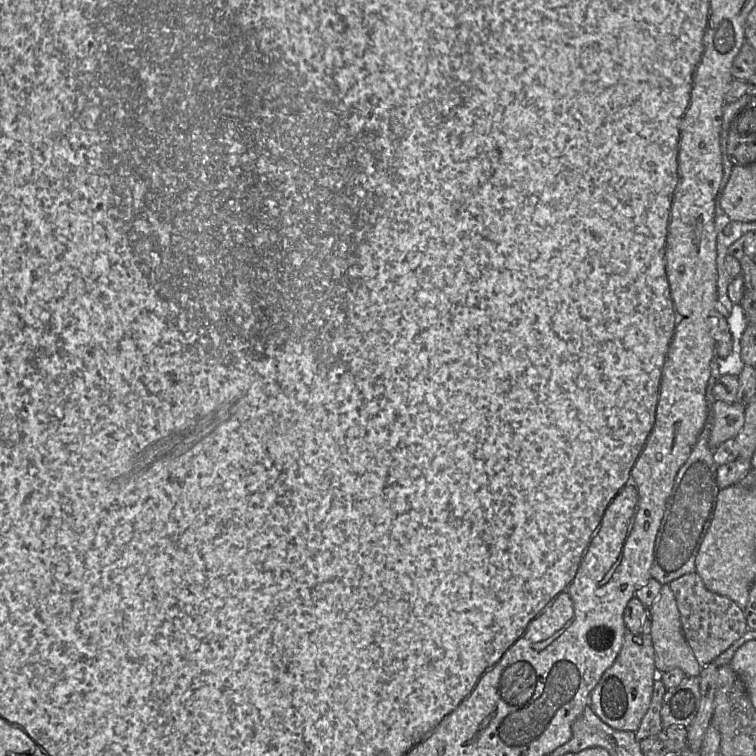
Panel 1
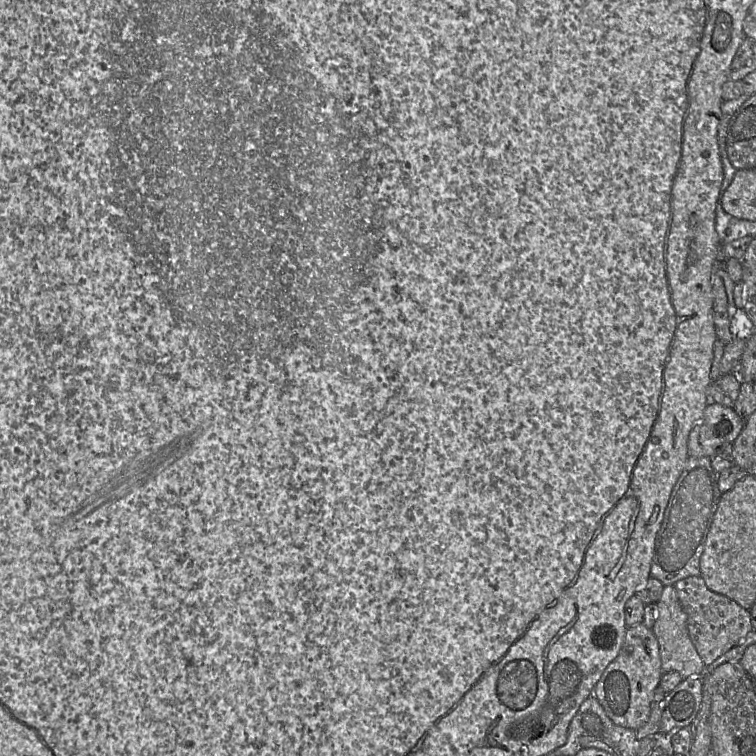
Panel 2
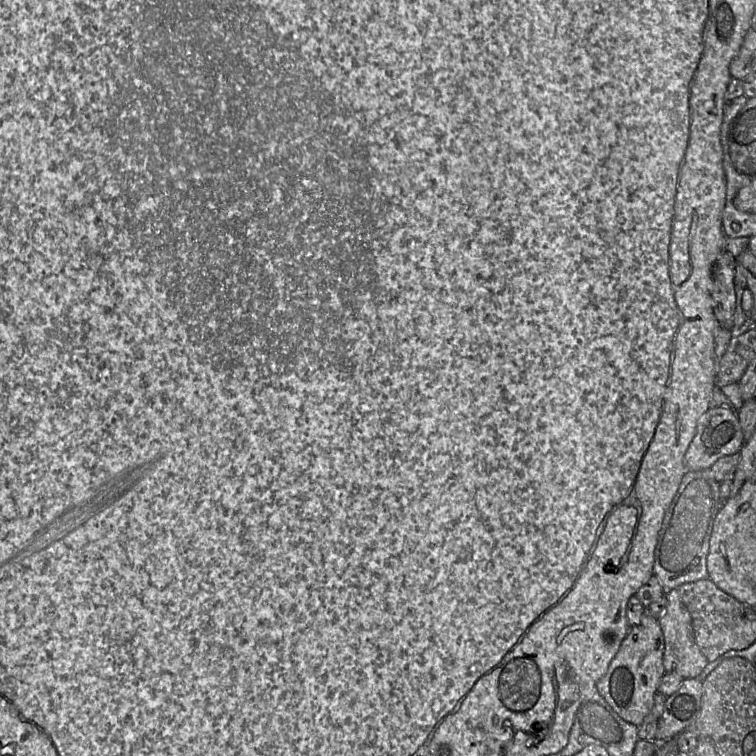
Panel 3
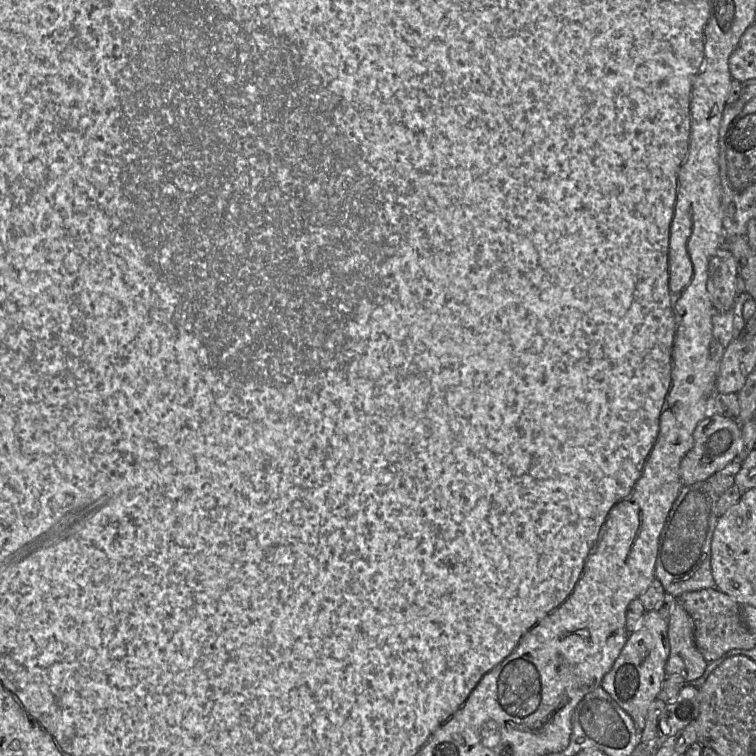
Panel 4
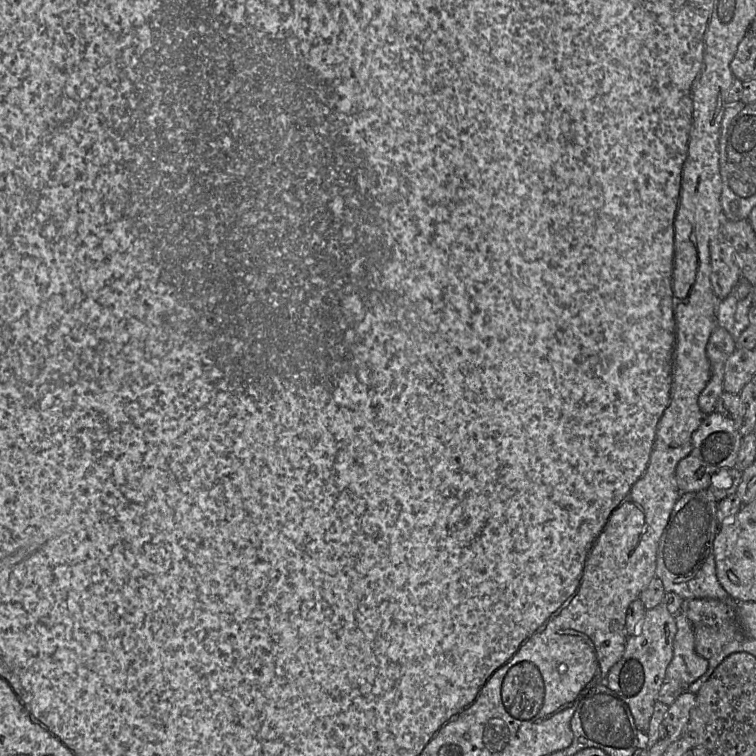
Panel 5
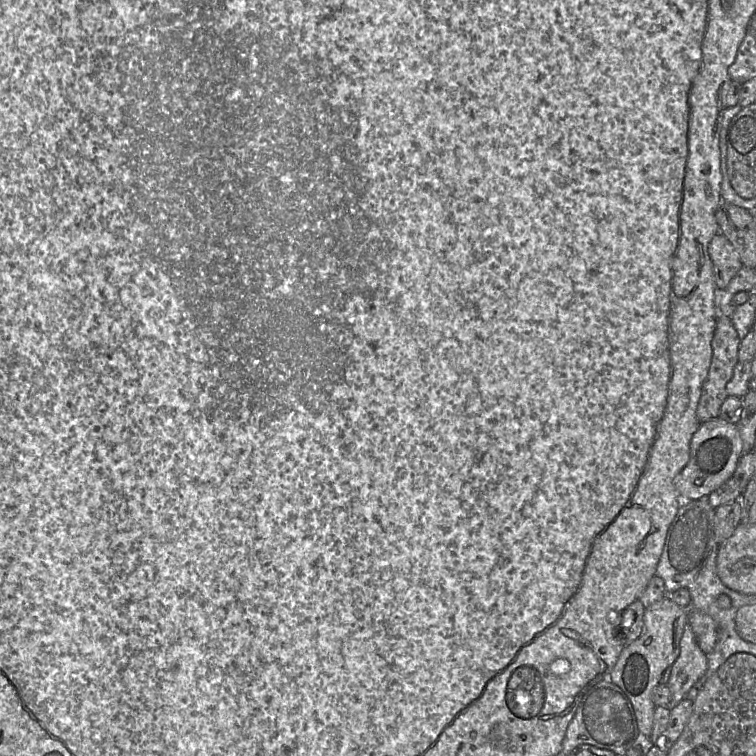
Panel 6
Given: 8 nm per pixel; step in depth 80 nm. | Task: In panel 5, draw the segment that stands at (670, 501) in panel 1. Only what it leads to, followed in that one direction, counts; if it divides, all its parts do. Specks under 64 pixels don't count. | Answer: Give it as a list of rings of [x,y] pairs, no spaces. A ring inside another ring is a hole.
[[[706,490],[682,493],[660,538],[655,575],[662,580],[664,590],[684,599],[712,598],[730,602],[732,599],[719,583],[713,542],[719,531],[717,501]]]

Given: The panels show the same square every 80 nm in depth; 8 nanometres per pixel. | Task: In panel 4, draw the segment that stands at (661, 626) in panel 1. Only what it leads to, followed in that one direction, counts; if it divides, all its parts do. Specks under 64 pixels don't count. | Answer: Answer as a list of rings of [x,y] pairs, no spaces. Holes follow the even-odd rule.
[[[677,599],[667,621],[670,653],[666,675],[678,674],[687,683],[693,682],[703,675],[708,664],[696,646],[693,619]]]

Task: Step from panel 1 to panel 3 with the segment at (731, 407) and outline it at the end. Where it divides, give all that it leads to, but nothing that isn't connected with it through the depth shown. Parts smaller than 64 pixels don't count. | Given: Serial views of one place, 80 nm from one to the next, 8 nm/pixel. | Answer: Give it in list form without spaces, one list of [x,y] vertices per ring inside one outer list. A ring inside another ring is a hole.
[[[711,407],[699,420],[685,454],[687,471],[710,469],[720,458],[738,453],[744,444],[737,412]]]

